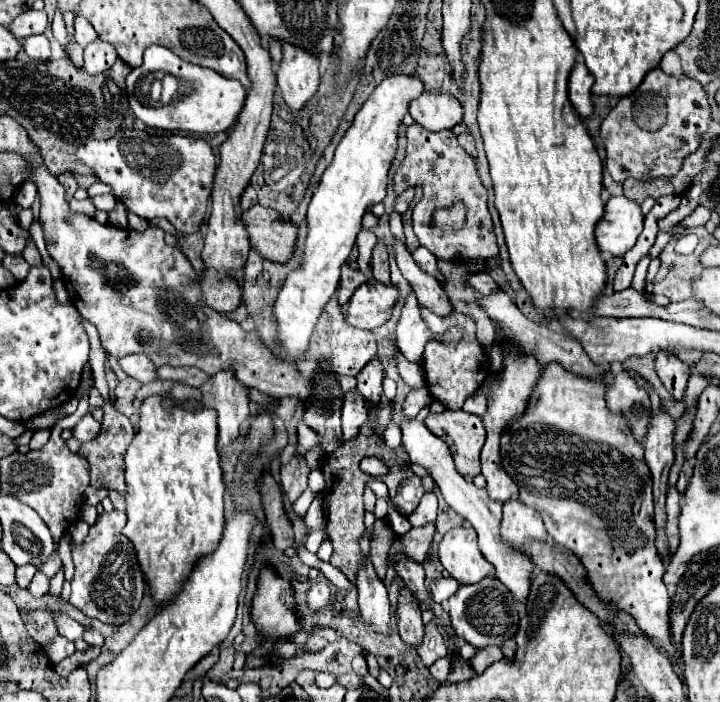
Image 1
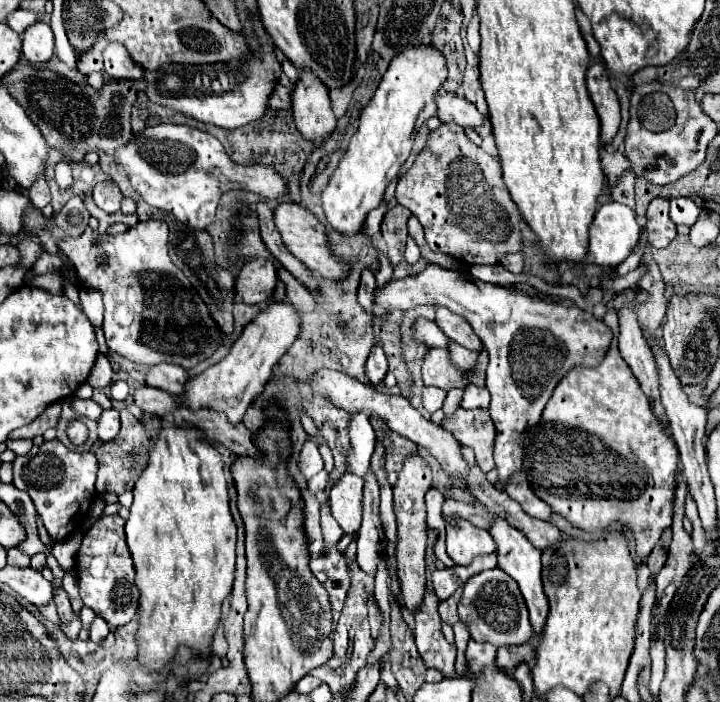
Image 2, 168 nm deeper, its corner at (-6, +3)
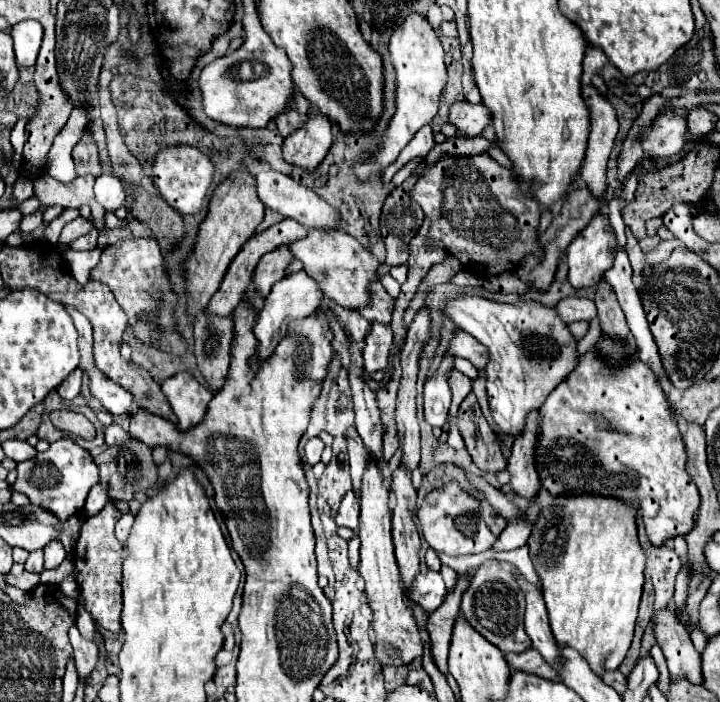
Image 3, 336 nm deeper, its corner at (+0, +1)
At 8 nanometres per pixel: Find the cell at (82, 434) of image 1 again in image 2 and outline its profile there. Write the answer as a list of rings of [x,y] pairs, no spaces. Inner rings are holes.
[[[115,409],[103,411],[97,419],[97,435],[99,441],[111,441],[119,433],[119,413]]]

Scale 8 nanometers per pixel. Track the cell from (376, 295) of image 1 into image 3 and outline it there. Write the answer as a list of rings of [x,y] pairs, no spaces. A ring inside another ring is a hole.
[[[457,297],[447,303],[445,315],[459,329],[489,347],[491,361],[485,367],[487,395],[491,415],[503,433],[517,435],[525,427],[529,409],[541,407],[547,395],[577,365],[577,341],[553,307],[533,301],[507,305],[483,297]]]

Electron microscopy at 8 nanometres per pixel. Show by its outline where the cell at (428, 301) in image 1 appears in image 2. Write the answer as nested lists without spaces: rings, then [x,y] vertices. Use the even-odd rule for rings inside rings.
[[[437,307],[435,309],[435,323],[441,327],[441,331],[449,339],[457,341],[459,345],[463,345],[467,349],[481,351],[481,341],[479,341],[479,337],[475,337],[475,333],[473,333],[473,329],[471,329],[467,319],[459,317],[457,313],[451,313],[445,307]]]

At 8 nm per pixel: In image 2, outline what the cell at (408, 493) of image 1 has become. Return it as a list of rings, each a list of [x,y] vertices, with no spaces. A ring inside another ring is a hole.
[[[407,457],[403,461],[403,469],[399,471],[399,479],[393,487],[395,495],[395,517],[399,527],[399,543],[395,551],[397,561],[397,577],[401,583],[401,599],[403,605],[415,615],[419,605],[423,603],[425,593],[425,547],[427,547],[427,523],[425,523],[425,493],[431,489],[431,469],[419,457]]]

